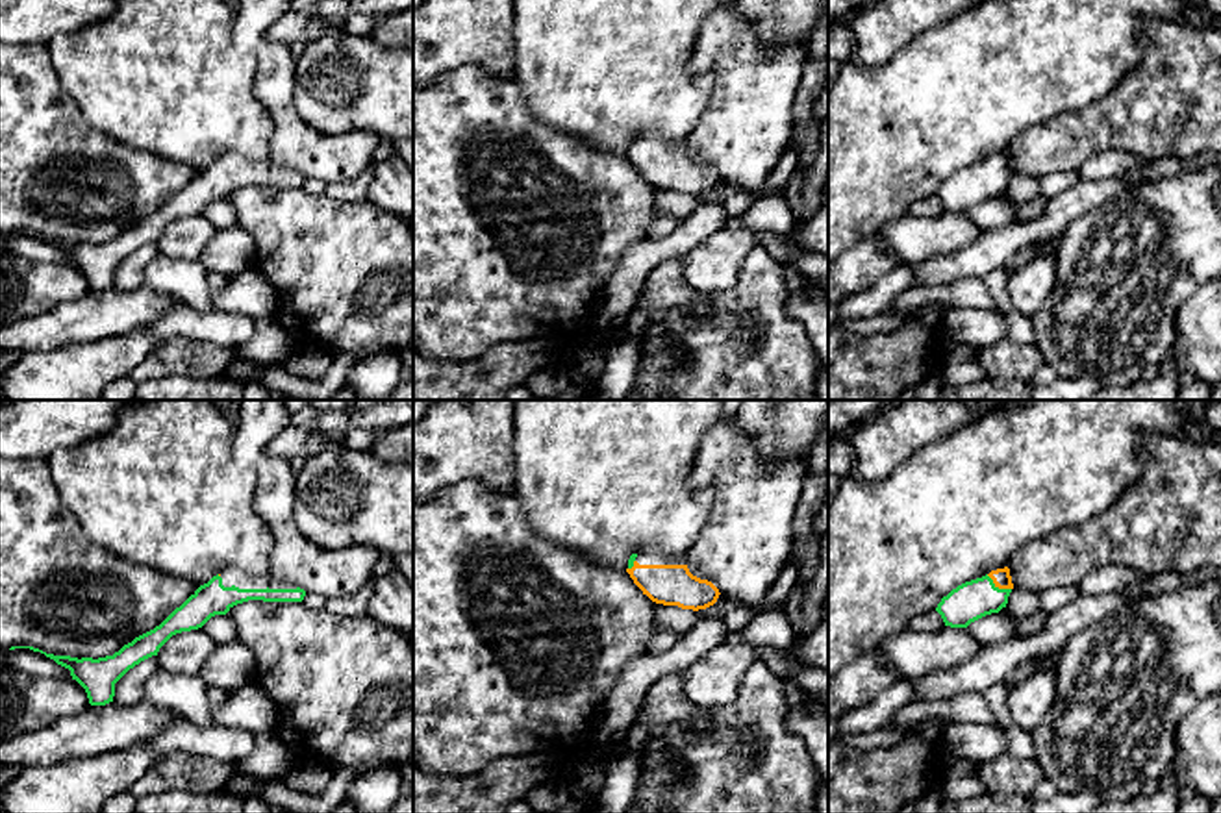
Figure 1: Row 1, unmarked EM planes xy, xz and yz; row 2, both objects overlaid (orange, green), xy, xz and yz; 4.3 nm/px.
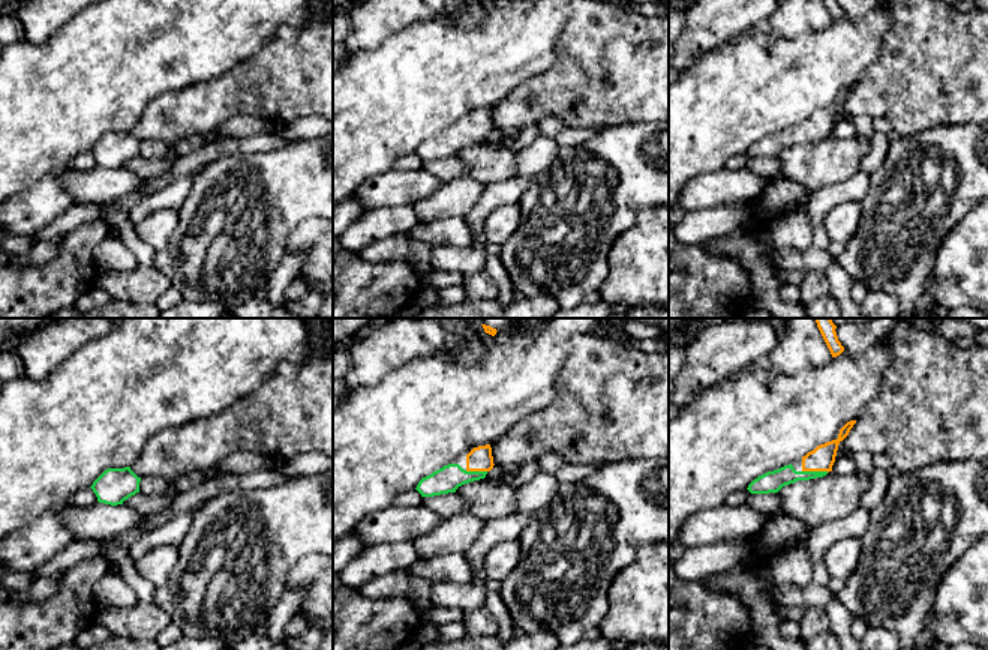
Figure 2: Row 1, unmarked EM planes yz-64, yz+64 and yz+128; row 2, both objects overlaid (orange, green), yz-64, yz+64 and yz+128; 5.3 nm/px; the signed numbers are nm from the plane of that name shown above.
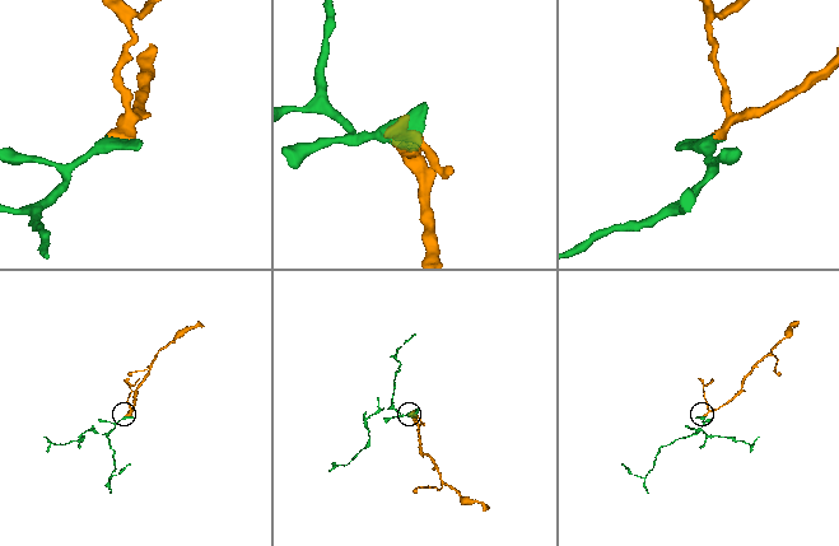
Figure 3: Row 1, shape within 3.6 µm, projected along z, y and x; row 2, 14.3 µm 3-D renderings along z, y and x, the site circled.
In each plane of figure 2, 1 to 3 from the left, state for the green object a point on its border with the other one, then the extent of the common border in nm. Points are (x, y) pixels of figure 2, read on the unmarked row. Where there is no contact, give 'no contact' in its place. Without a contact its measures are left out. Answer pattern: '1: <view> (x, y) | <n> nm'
1: no contact
2: yz+64 (476, 134) | 120 nm
3: yz+128 (816, 134) | 140 nm

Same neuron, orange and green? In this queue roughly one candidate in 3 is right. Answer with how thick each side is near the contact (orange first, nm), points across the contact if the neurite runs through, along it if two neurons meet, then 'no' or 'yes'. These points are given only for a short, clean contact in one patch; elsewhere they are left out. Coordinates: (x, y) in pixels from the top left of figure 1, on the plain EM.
80 nm thick on the orange side, 170 nm on the other; yes

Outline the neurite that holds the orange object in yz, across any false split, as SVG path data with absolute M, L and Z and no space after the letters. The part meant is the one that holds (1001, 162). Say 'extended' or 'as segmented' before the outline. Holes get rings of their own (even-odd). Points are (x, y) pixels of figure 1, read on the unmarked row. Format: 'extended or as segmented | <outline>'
extended | M997 154L952 174L941 183L936 196L945 211L967 213L971 207L1006 193L1012 174L1010 154Z

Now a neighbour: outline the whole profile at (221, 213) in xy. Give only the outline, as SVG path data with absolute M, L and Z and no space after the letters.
M226 200L211 202L202 215L217 228L226 230L237 224L237 213L233 204Z

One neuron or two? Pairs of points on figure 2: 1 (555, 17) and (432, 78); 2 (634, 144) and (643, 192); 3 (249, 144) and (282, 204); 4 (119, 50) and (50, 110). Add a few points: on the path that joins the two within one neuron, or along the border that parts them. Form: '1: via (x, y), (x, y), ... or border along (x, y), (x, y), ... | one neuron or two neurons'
1: via (525, 30), (489, 62), (474, 69), (462, 71) | one neuron
2: via (634, 156), (643, 168), (643, 180) | one neuron
3: border along (288, 141), (269, 150), (227, 153), (219, 158) | two neurons
4: via (102, 66), (66, 93) | one neuron

